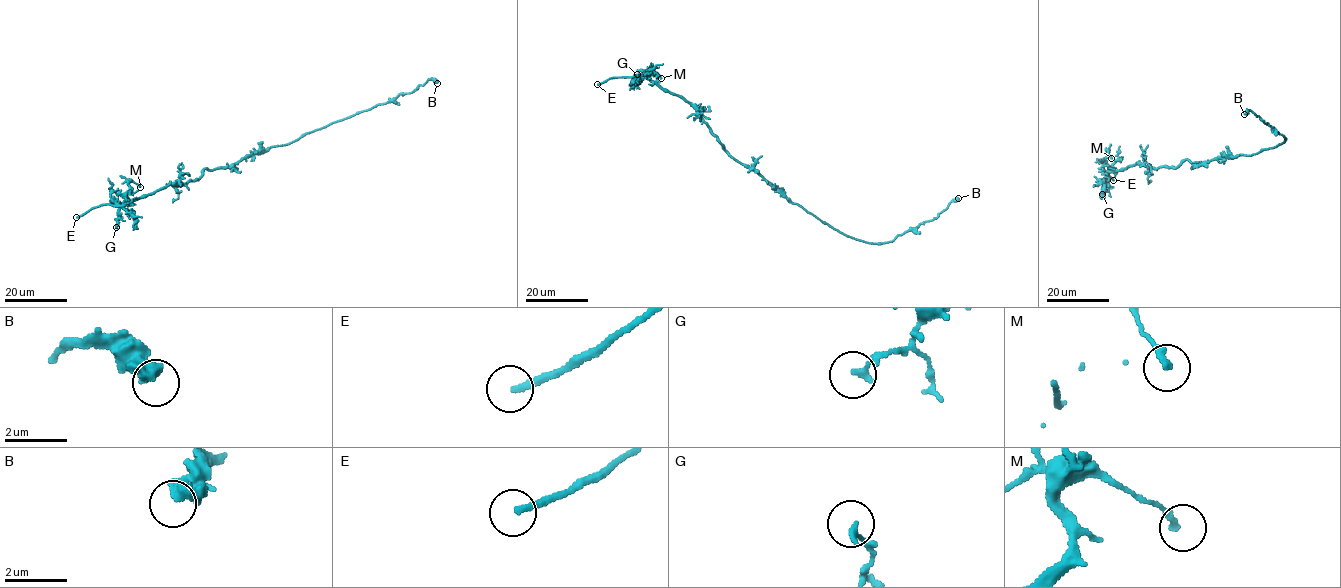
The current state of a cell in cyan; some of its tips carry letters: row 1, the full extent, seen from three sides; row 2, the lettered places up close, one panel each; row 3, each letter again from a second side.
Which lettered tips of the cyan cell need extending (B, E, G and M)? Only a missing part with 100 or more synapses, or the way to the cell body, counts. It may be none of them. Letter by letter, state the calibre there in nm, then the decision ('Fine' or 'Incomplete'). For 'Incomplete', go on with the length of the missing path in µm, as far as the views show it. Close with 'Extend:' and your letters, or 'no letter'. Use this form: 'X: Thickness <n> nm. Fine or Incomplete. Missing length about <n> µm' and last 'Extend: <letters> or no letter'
B: Thickness 480 nm. Fine
E: Thickness 220 nm. Incomplete. Missing length about 60 µm
G: Thickness 200 nm. Fine
M: Thickness 240 nm. Fine
Extend: E

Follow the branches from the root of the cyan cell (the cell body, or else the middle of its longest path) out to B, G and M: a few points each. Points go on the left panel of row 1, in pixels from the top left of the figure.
B: (251, 153), (285, 145), (336, 121), (392, 101), (400, 94), (415, 91), (428, 80), (437, 83)
G: (251, 153), (230, 166), (205, 169), (199, 178), (185, 184), (168, 185), (130, 200), (120, 209), (116, 227)
M: (251, 153), (230, 166), (205, 169), (199, 178), (185, 184), (168, 185), (123, 202), (129, 183), (140, 187)

